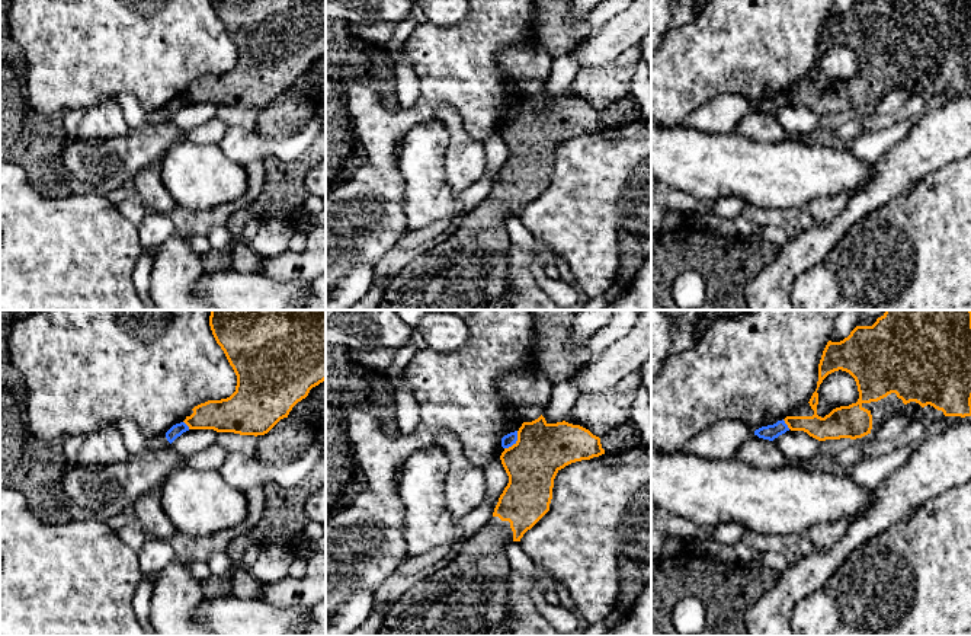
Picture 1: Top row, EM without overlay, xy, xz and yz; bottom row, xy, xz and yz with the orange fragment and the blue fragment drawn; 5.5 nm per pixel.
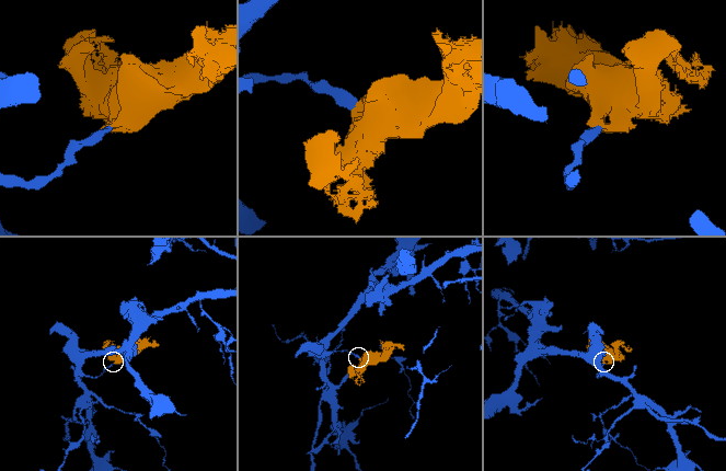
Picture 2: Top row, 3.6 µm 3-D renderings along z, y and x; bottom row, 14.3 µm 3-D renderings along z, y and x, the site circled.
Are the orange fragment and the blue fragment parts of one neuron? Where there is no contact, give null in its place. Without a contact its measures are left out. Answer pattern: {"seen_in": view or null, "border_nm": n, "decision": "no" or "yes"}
{"seen_in": "xz", "border_nm": 130, "decision": "no"}

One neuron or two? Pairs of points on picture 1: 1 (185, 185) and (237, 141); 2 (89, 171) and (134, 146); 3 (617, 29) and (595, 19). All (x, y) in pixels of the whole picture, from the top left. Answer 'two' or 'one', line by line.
1: two
2: one
3: two

